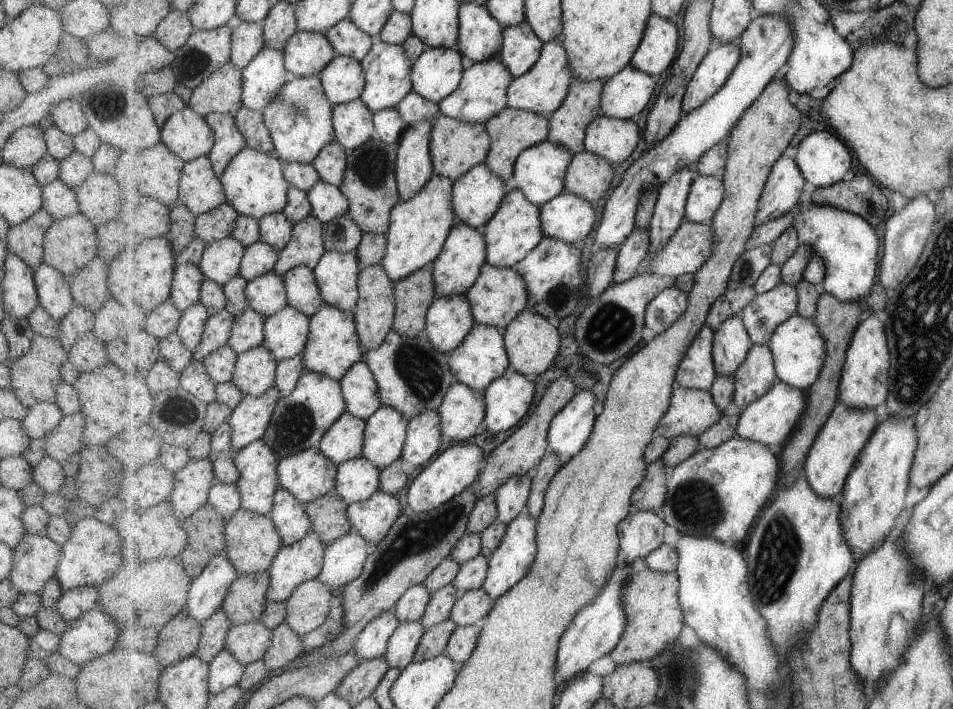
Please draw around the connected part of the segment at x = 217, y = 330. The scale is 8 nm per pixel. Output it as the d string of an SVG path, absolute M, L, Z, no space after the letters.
M227 309L211 315L207 321L203 342L200 347L193 353L195 359L203 361L214 350L228 344L232 337L232 330L235 316Z

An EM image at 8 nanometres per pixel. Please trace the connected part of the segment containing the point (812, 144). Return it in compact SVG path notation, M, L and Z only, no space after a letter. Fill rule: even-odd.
M815 131L796 148L796 160L806 181L816 188L843 181L853 168L853 156L847 142L833 132Z

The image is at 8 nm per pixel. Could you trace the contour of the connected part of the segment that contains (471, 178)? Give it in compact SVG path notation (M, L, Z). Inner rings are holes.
M483 163L455 182L454 211L459 221L486 230L507 194L503 177Z

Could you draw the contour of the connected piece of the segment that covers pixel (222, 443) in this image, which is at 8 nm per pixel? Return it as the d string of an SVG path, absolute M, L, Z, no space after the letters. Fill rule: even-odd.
M221 424L212 434L210 458L214 462L214 471L221 483L237 483L242 478L235 462L235 448L232 444L232 424Z

